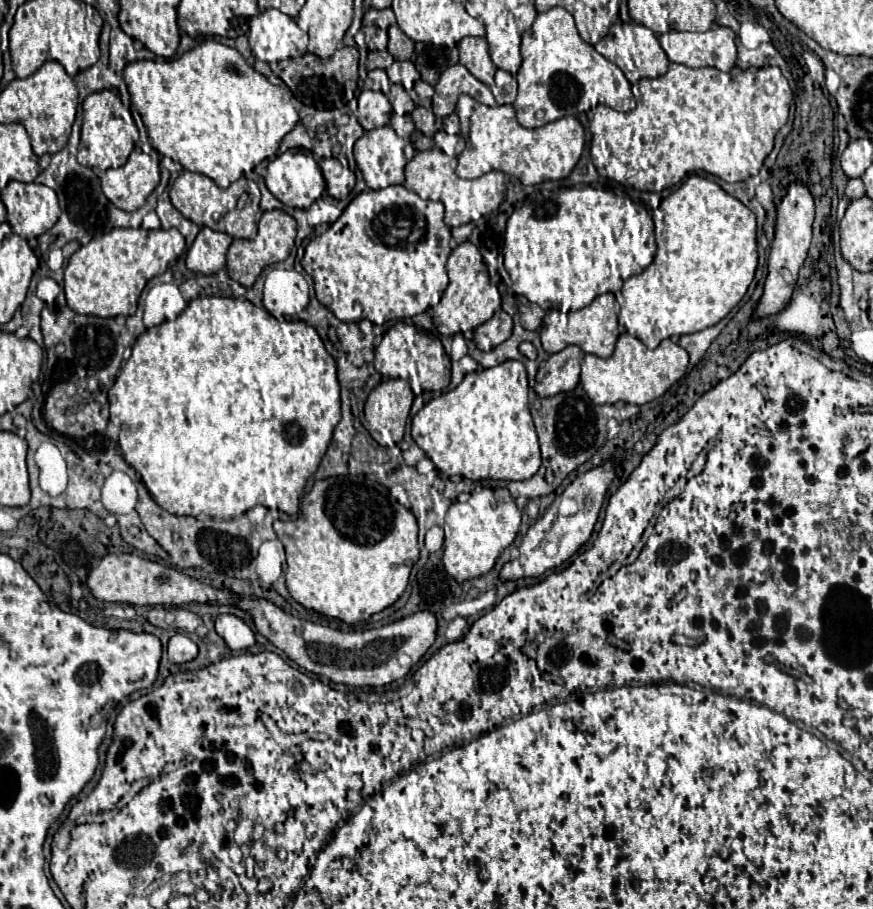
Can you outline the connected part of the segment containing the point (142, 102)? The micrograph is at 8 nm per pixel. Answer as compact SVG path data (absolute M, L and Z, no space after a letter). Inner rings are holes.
M202 41L192 51L170 61L136 61L126 65L124 81L132 105L138 109L152 147L178 161L184 169L210 177L218 187L228 187L240 177L254 180L254 167L276 155L282 139L298 123L298 111L286 87L272 85L262 73L254 71L244 57L218 41Z

